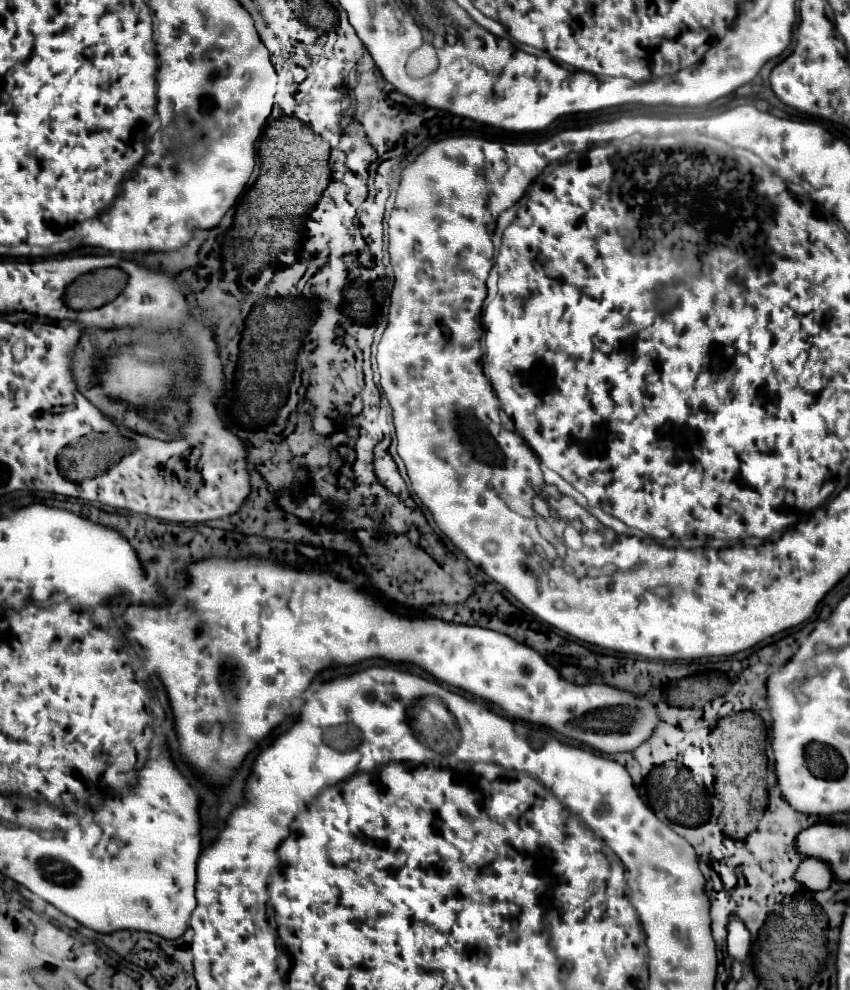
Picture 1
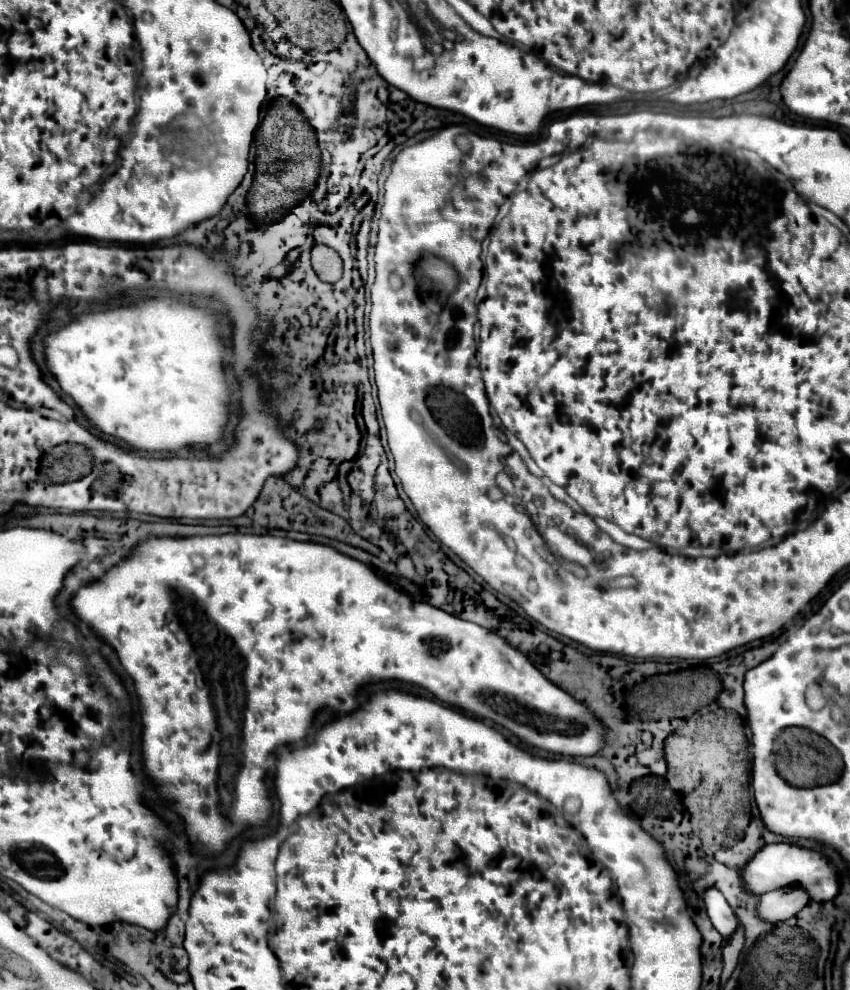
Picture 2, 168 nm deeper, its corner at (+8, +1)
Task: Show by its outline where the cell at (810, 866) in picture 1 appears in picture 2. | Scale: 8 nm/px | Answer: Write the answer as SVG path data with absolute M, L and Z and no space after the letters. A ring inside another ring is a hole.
M786 885L786 887L764 893L760 897L758 913L762 919L770 923L778 923L796 915L808 901L810 897L806 889L802 889L800 885Z

